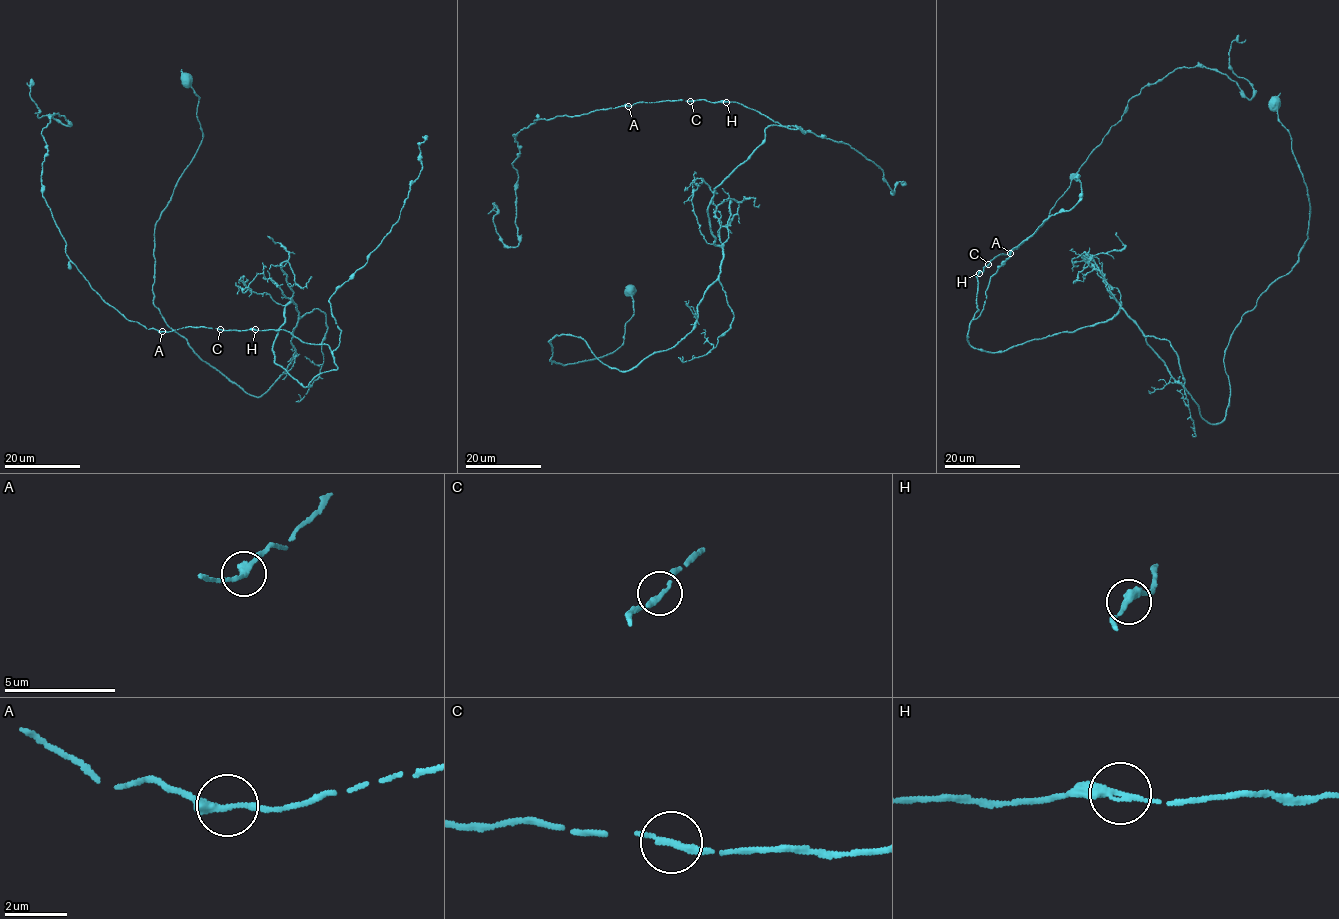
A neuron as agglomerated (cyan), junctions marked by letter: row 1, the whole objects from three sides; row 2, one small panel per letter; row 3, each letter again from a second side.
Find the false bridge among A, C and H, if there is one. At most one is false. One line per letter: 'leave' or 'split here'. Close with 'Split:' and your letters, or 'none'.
A: leave
C: leave
H: leave
Split: none

